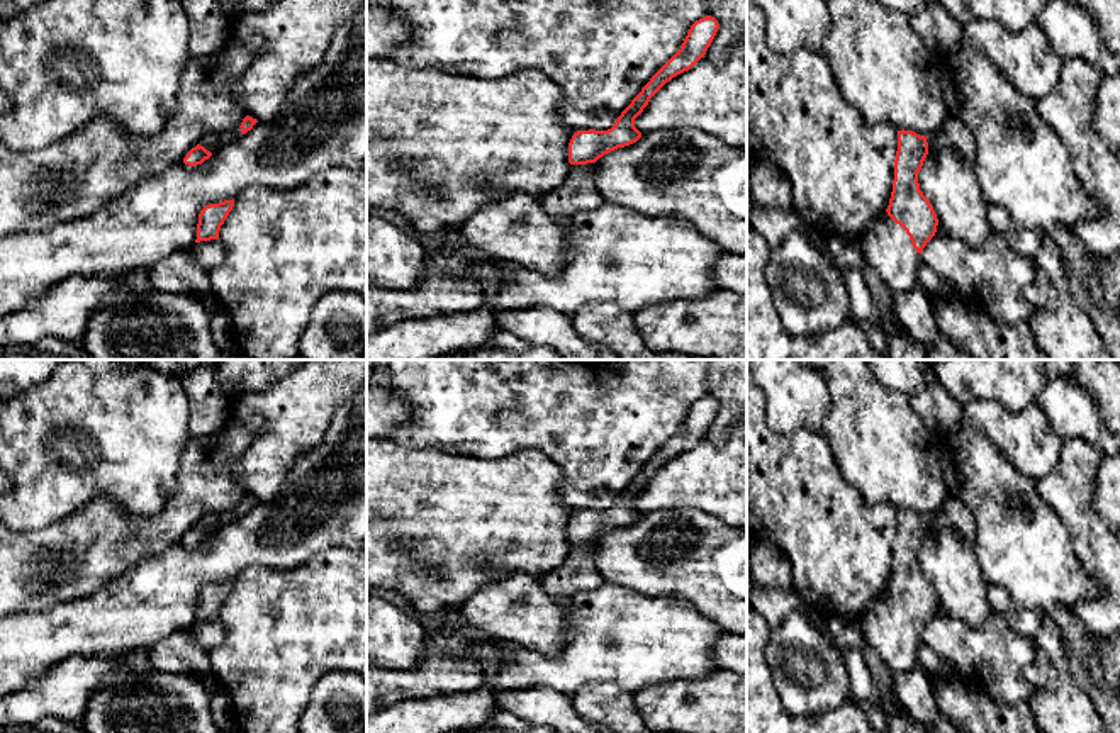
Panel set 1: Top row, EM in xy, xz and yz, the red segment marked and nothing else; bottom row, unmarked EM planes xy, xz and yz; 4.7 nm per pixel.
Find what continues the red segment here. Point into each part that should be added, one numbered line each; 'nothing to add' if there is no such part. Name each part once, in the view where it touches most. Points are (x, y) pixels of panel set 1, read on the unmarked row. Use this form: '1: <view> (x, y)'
1: xz (579, 572)
2: yz (888, 630)

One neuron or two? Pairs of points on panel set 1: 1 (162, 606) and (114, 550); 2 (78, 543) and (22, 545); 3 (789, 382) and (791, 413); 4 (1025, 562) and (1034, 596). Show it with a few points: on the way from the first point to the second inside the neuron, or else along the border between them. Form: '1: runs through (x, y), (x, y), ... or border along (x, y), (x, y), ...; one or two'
1: border along (165, 548), (109, 579), (97, 591); two
2: runs through (65, 545), (36, 545); one
3: runs through (791, 389), (791, 406); one
4: runs through (1034, 570), (1034, 587); one

